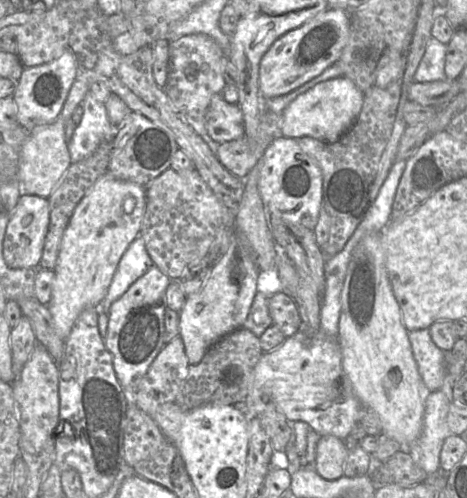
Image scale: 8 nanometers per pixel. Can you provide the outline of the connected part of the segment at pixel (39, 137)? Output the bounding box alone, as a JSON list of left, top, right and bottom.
[17,74,90,198]

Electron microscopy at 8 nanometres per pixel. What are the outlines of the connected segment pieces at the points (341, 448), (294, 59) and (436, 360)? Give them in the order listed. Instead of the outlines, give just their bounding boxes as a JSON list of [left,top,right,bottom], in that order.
[[314,435,348,479],[259,6,349,100],[408,329,447,392]]

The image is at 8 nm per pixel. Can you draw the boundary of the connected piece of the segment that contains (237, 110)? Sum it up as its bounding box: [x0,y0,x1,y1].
[205,93,245,142]

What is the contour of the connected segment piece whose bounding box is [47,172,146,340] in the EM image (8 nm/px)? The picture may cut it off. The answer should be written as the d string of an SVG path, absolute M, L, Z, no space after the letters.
M106 172L95 181L75 208L62 236L47 304L60 339L68 338L83 310L101 305L121 257L140 233L145 207L145 187L117 179Z

